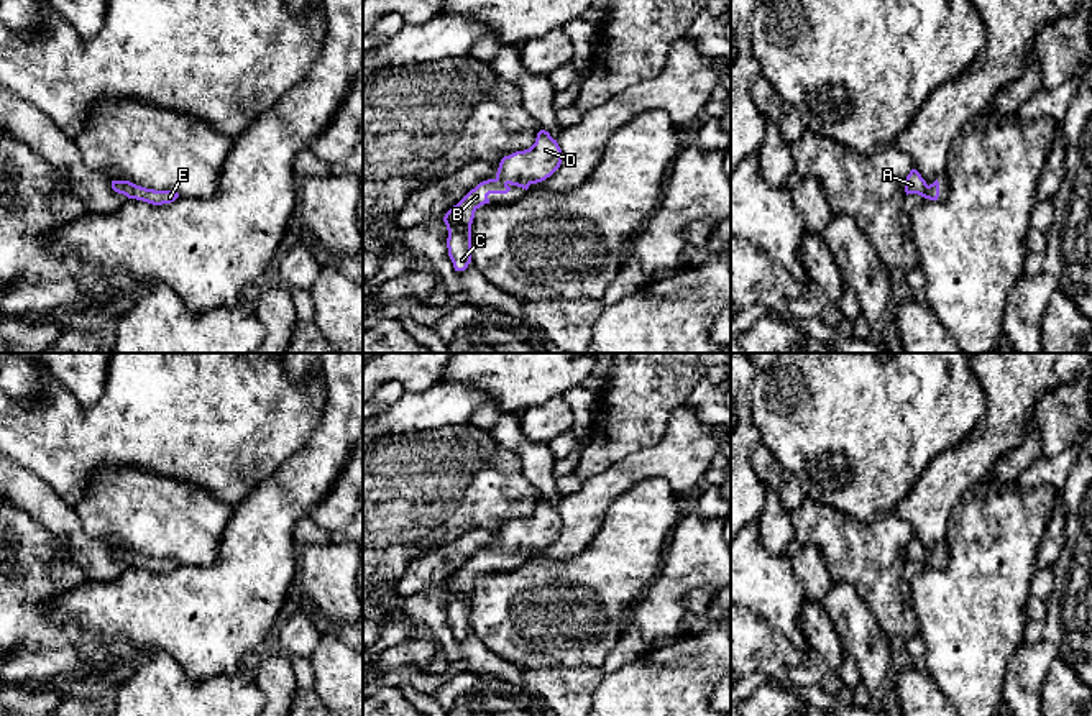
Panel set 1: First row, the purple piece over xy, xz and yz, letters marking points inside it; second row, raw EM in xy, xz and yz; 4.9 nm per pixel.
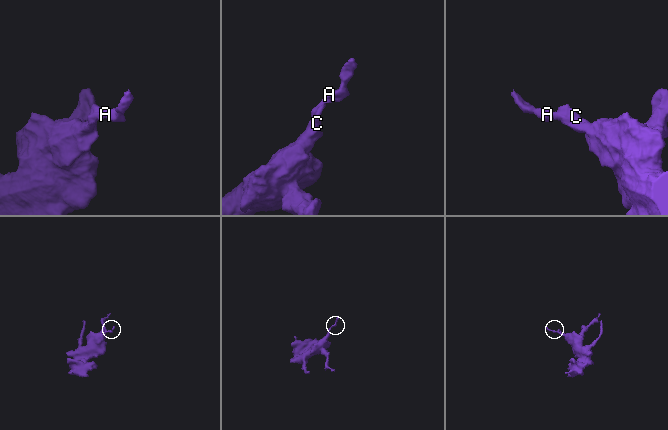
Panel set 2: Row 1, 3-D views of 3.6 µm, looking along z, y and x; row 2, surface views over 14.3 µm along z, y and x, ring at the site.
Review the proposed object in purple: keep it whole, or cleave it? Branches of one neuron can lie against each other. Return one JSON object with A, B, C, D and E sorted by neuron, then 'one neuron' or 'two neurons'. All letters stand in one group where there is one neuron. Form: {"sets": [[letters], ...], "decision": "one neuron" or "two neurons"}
{"sets": [["A", "B", "C", "D", "E"]], "decision": "one neuron"}

